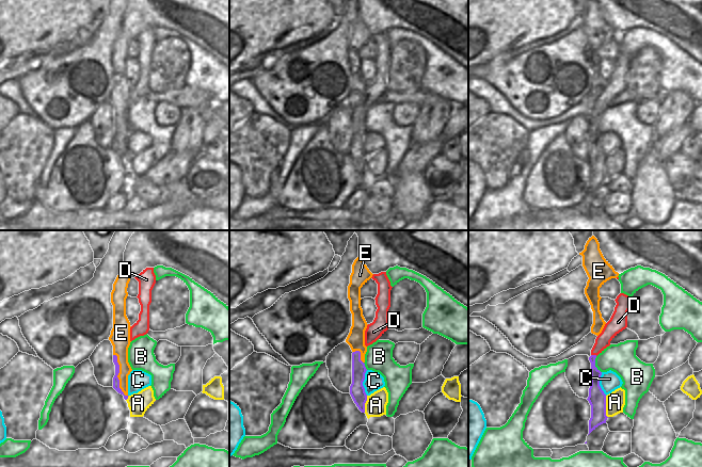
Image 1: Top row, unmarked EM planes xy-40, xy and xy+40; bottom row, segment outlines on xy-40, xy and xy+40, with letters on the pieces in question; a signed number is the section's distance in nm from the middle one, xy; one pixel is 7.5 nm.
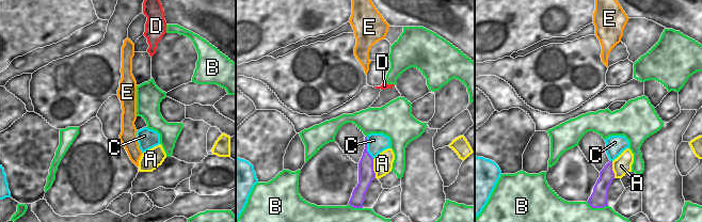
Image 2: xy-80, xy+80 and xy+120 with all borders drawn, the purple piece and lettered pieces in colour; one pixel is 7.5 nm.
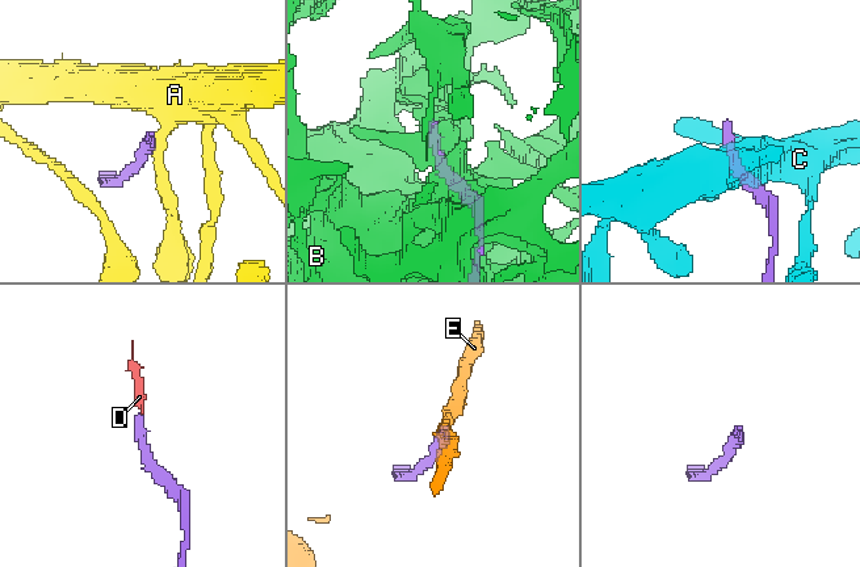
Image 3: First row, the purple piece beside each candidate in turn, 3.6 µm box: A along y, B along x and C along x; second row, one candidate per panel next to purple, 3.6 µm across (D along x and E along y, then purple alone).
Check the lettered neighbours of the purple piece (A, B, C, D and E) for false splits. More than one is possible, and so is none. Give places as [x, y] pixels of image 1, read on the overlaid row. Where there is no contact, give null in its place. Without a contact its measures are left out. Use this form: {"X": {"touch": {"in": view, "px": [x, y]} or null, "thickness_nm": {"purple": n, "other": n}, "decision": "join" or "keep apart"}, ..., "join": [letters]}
{"A": {"touch": {"in": "xy+40", "px": [605, 406]}, "thickness_nm": {"purple": 130, "other": 140}, "decision": "keep apart"}, "B": {"touch": {"in": "xy+40", "px": [594, 365]}, "thickness_nm": {"purple": 130, "other": 220}, "decision": "keep apart"}, "C": {"touch": {"in": "xy", "px": [362, 383]}, "thickness_nm": {"purple": 110, "other": 140}, "decision": "keep apart"}, "D": {"touch": {"in": "xy+40", "px": [594, 355]}, "thickness_nm": {"purple": 80, "other": 120}, "decision": "join"}, "E": {"touch": {"in": "xy-40", "px": [117, 374]}, "thickness_nm": {"purple": 50, "other": 140}, "decision": "keep apart"}, "join": ["D"]}

